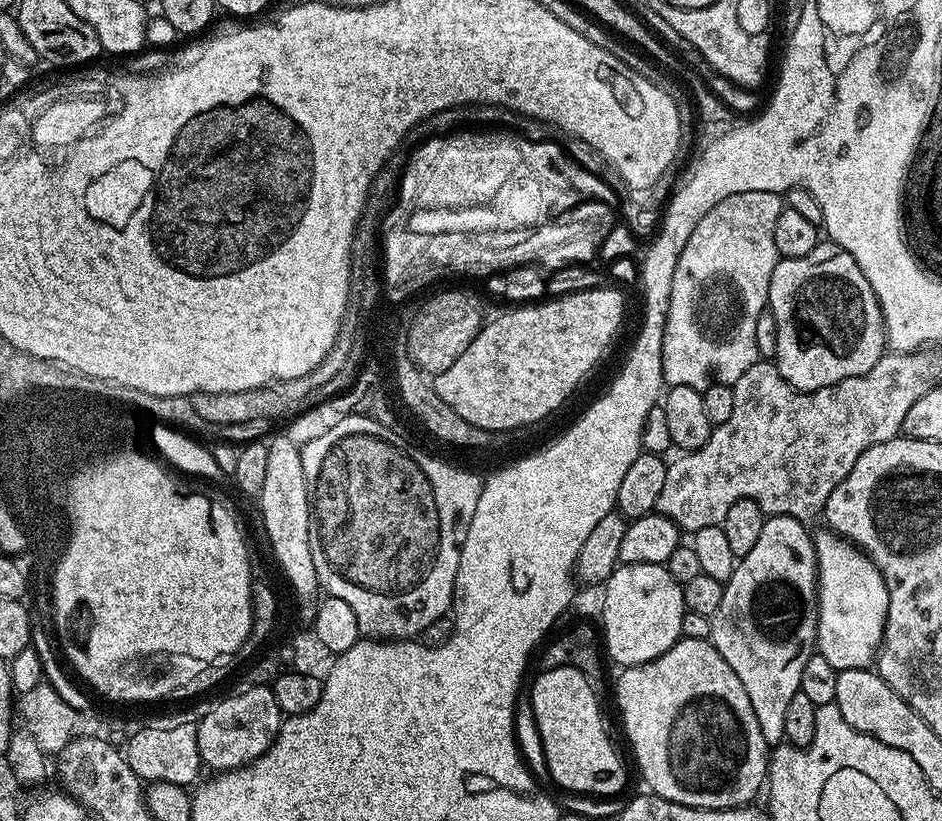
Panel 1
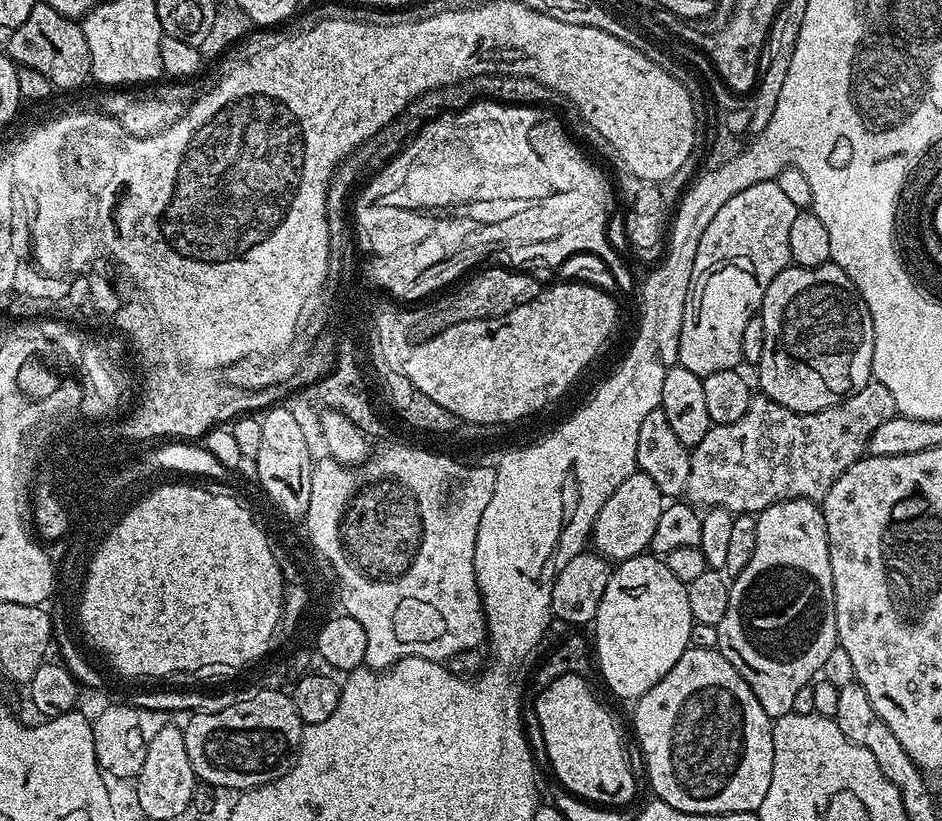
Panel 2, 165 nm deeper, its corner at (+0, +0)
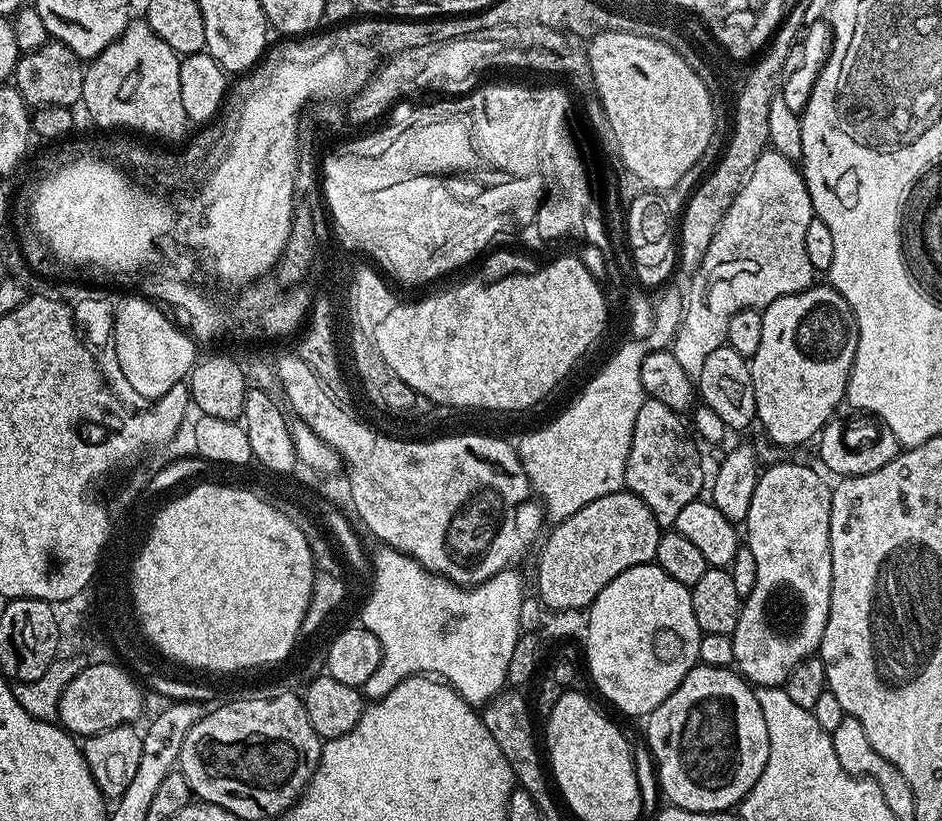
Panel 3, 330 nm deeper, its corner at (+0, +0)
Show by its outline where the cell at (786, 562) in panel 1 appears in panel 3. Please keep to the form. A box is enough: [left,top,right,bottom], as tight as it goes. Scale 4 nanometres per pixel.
[732,464,832,688]

